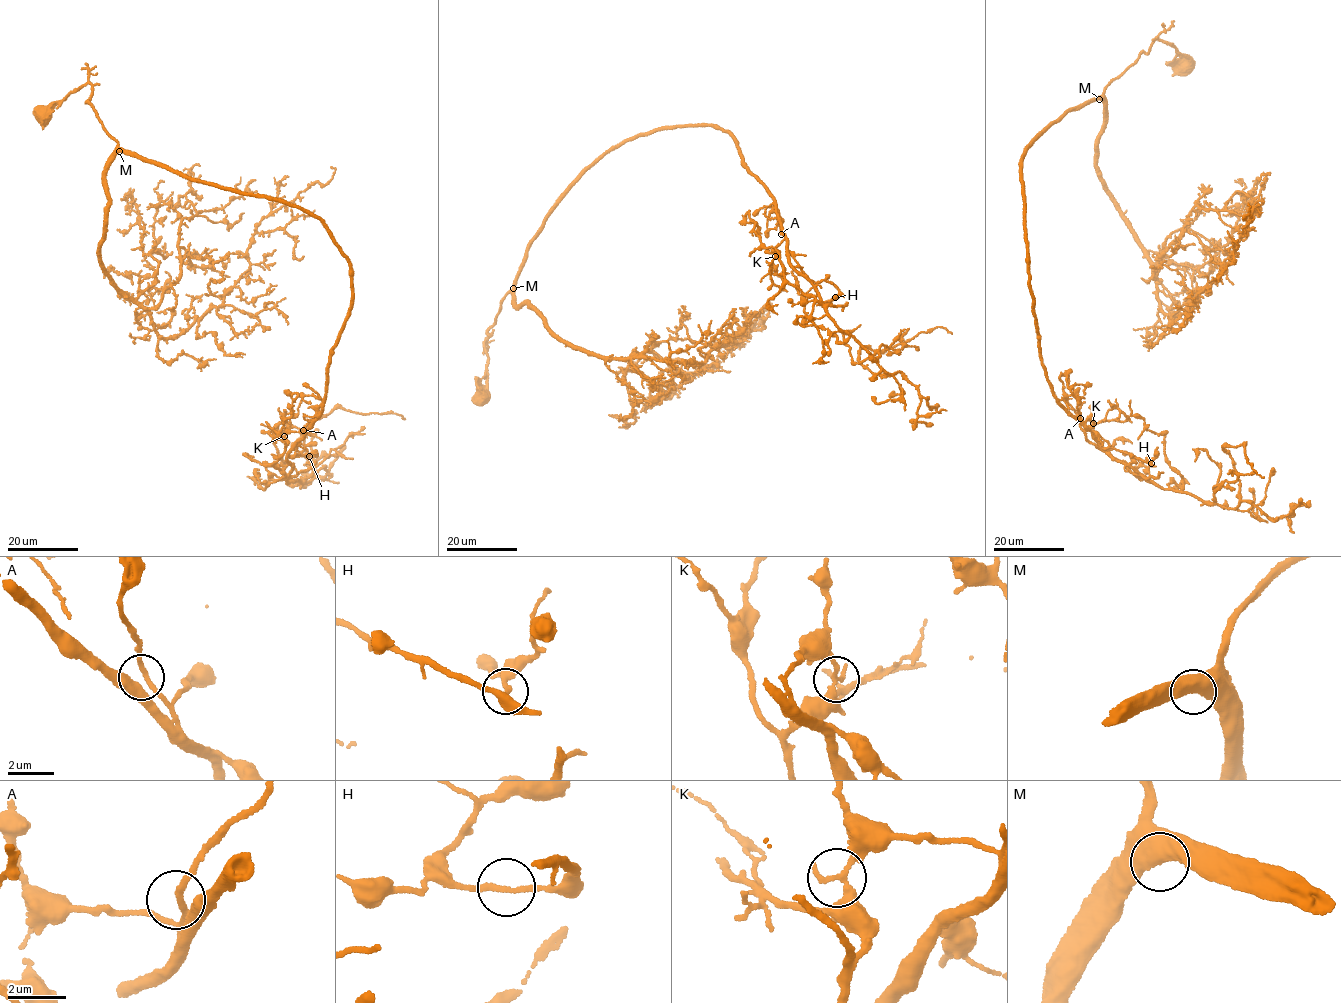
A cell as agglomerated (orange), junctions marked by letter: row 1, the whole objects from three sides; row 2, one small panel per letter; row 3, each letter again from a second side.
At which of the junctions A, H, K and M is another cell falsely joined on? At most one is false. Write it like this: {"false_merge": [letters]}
{"false_merge": ["K"]}

